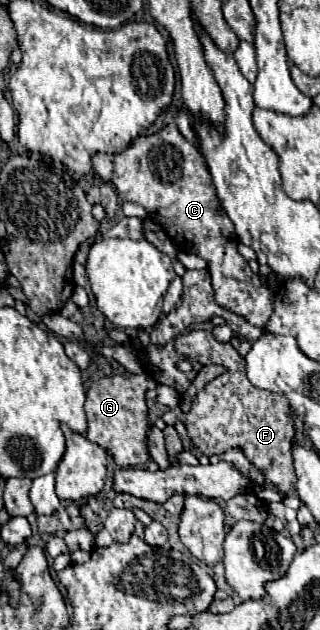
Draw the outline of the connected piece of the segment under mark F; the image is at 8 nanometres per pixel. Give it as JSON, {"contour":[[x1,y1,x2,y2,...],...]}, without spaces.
{"contour":[[188,331,184,335,178,335,174,347,180,355,196,359,202,365,218,363,226,367,226,371,216,381,210,381,196,395,192,409,186,415,181,413,178,416,178,420,186,425,192,443,206,457,224,453,232,447,242,447,244,455,264,473,266,481,274,483,284,493,294,493,296,475,292,467,290,447,296,429,292,409,290,403,286,403,286,397,254,387,246,379,246,361,230,343,220,343,210,331]]}

